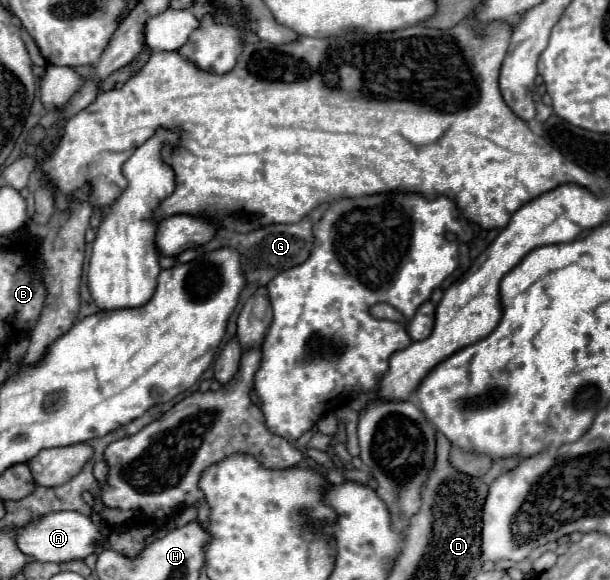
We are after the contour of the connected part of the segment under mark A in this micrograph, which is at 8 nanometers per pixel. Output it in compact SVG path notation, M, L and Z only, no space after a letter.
M50 512L44 514L26 526L16 530L16 544L24 556L34 562L68 562L68 560L82 560L94 552L96 544L102 542L102 534L98 524L92 518L76 512Z

